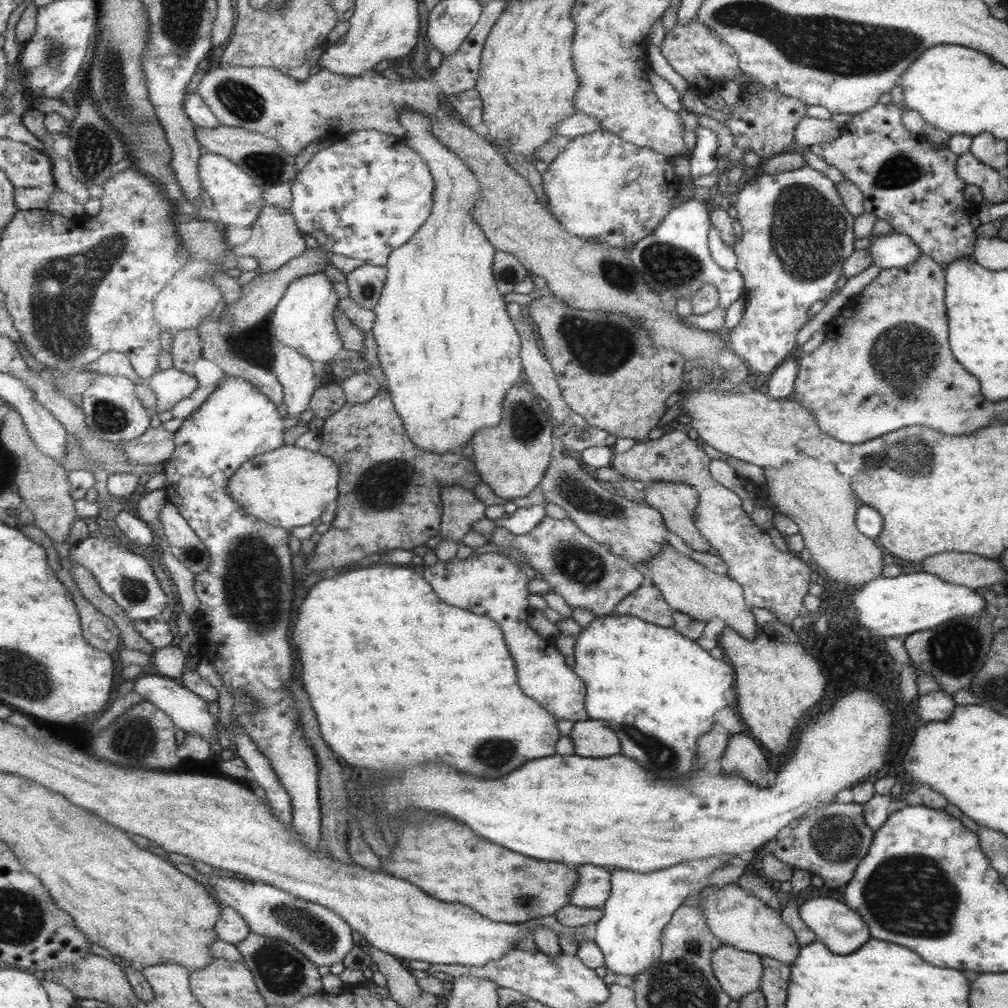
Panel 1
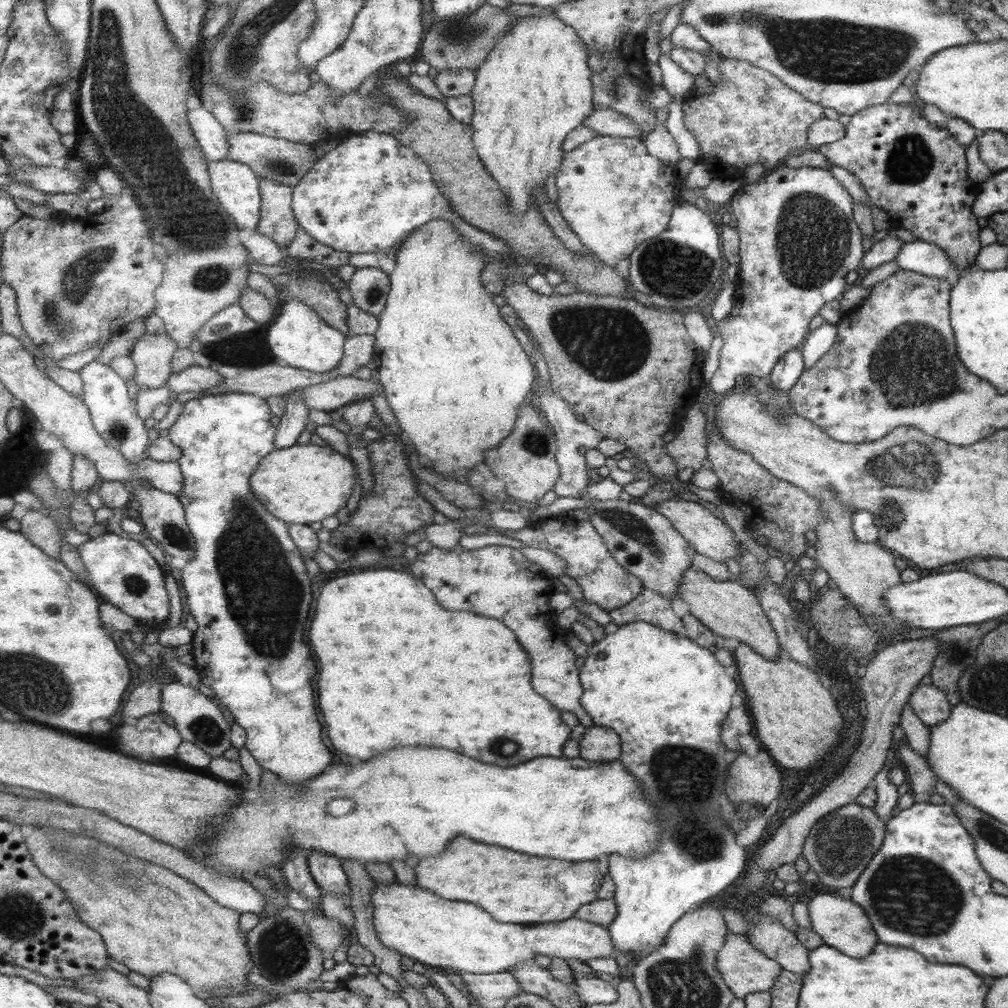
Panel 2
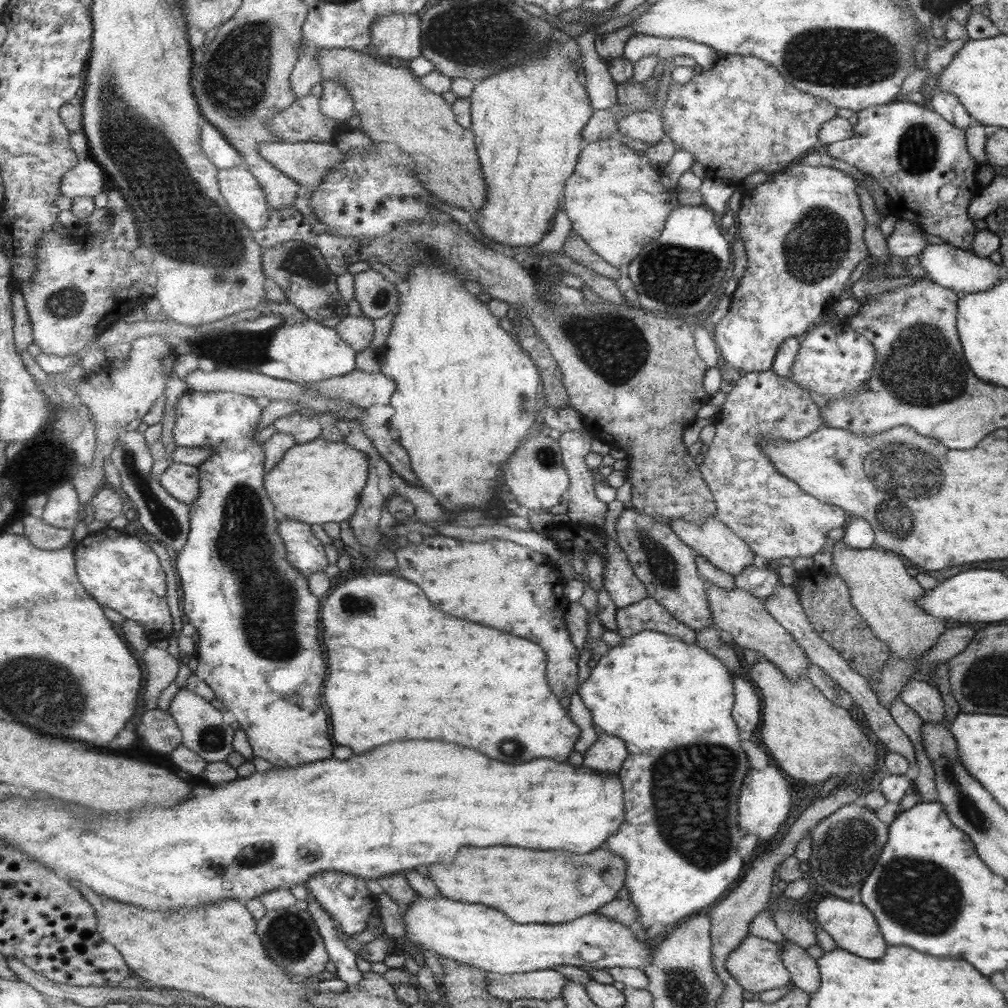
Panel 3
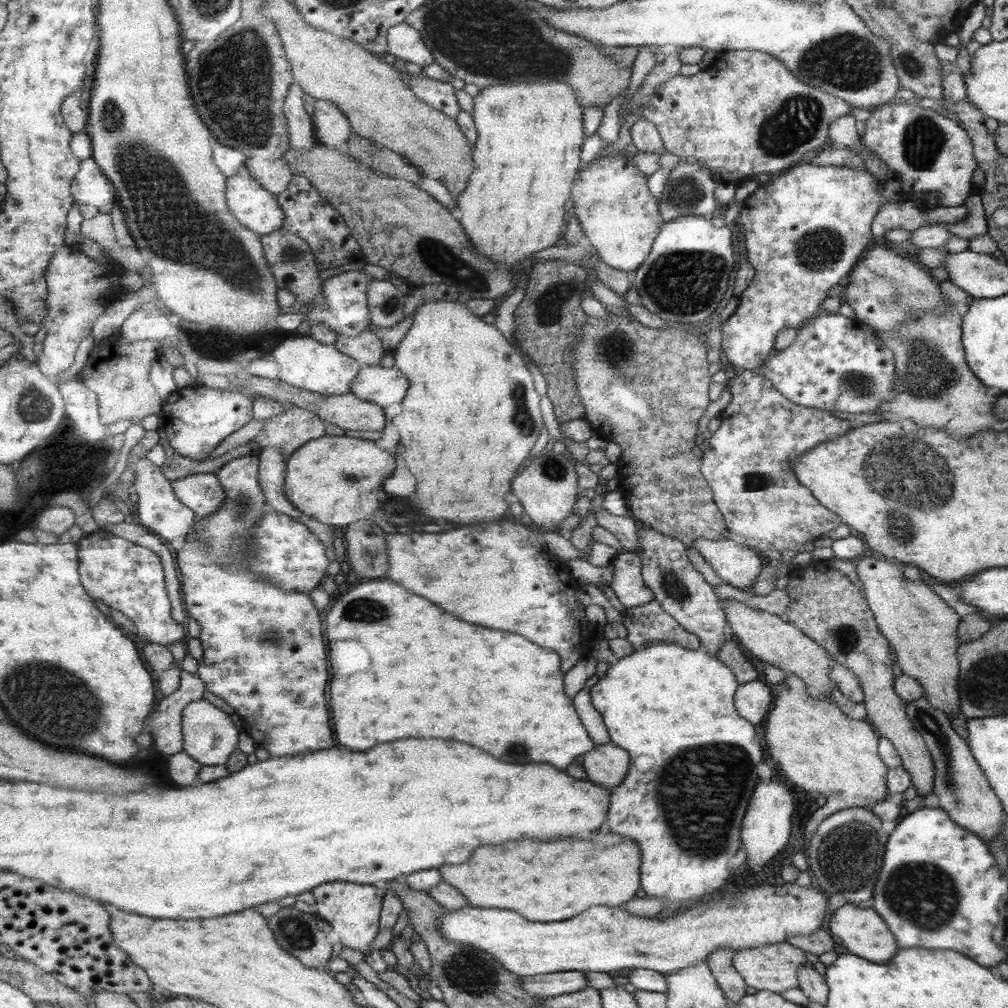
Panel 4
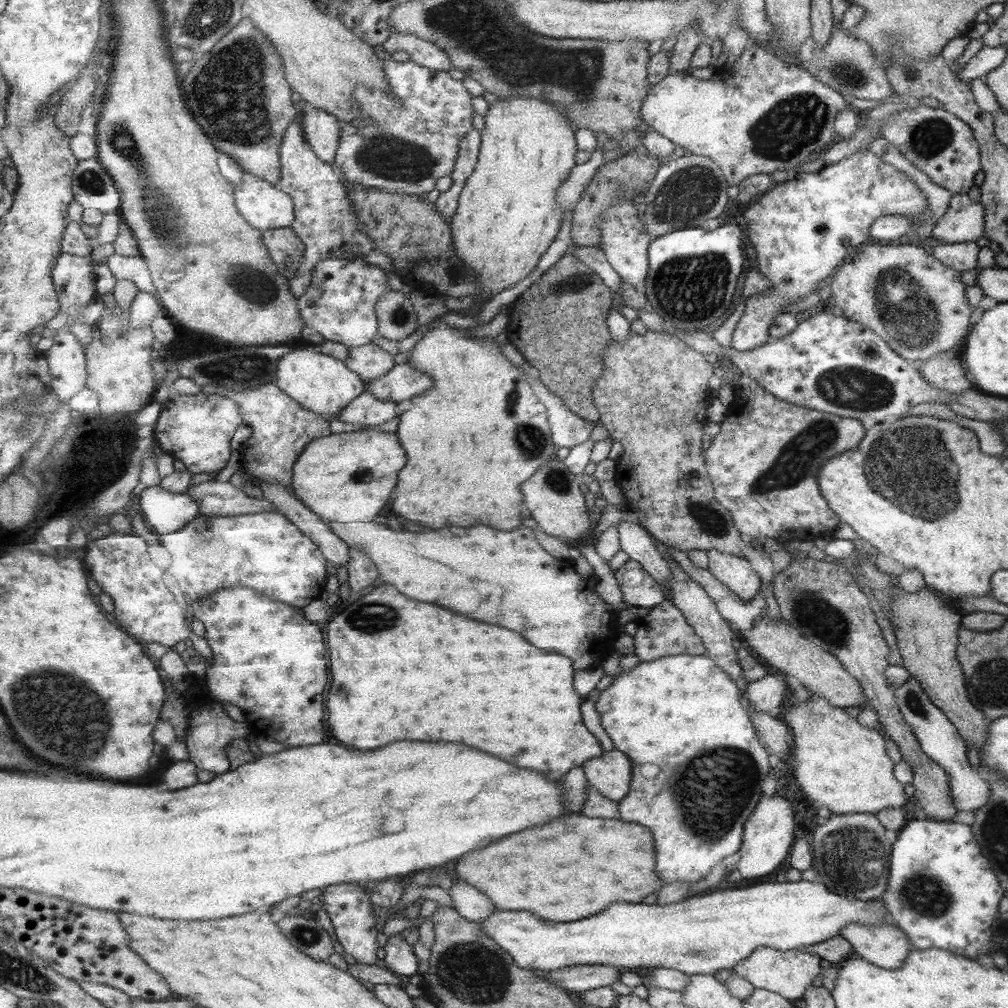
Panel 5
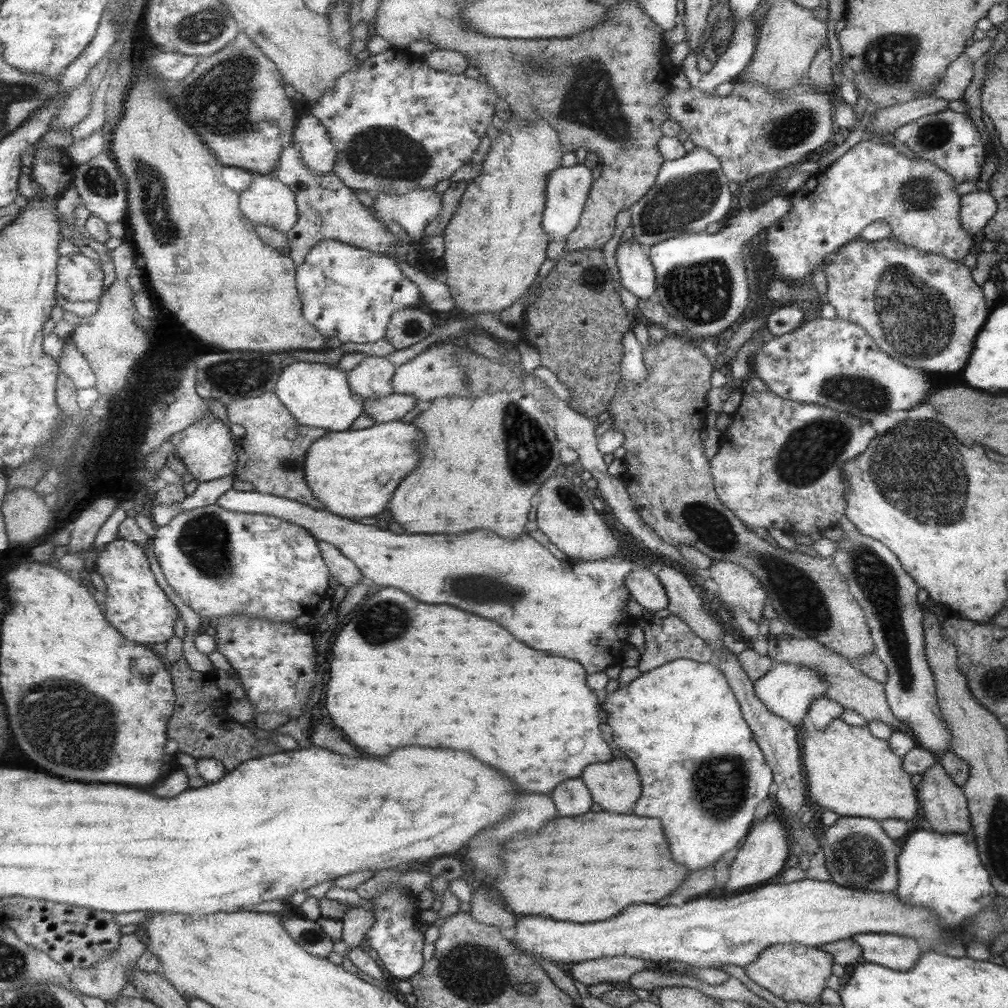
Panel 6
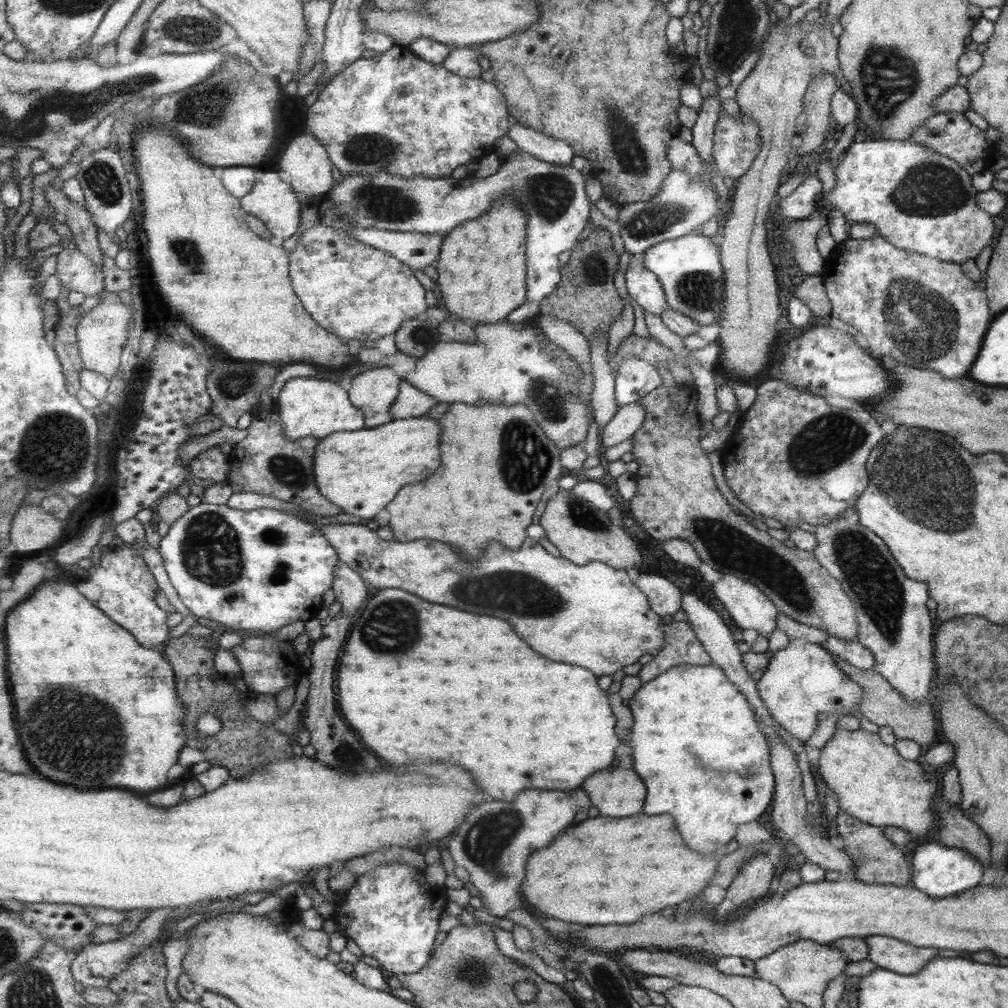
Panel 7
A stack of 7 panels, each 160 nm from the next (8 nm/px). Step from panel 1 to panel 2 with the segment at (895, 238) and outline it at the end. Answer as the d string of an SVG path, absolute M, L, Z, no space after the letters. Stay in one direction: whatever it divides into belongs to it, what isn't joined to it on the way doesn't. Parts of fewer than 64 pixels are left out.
M919 239L901 243L893 259L898 269L922 273L931 278L947 279L951 277L955 280L961 274L948 260L944 250L935 244Z

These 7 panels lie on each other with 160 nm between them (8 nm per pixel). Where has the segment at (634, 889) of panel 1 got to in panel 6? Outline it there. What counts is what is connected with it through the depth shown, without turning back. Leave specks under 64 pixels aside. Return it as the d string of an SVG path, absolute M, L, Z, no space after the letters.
M677 659L662 664L661 667L654 668L653 671L640 673L635 680L626 685L620 685L615 691L607 693L606 696L607 698L602 701L603 712L607 714L605 724L613 730L615 746L625 754L627 760L631 760L635 768L638 768L639 776L642 777L642 795L639 796L638 802L629 814L633 812L635 816L663 820L663 828L667 828L667 840L671 840L671 852L675 852L675 860L679 860L679 864L683 864L689 872L693 872L693 870L700 872L703 868L711 867L723 852L733 850L737 846L737 842L741 842L745 838L749 824L753 822L753 812L757 804L765 800L767 792L769 792L769 784L774 781L771 780L770 765L766 763L745 718L741 718L741 706L738 704L729 682L714 662L699 663L694 660Z

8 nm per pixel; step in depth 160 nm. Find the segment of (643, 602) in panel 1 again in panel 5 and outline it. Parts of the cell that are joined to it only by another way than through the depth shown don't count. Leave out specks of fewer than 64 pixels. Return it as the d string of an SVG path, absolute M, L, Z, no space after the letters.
M664 600L661 604L651 607L643 617L636 618L633 622L636 624L632 636L634 655L640 661L650 661L669 655L703 655L705 652L702 639L691 628L680 609L675 608L669 601Z

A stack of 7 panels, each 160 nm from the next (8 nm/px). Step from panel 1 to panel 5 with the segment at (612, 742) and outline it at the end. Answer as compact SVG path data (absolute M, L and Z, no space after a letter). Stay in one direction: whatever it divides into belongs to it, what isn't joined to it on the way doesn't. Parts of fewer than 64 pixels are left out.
M604 751L601 756L580 764L586 782L596 788L607 800L617 804L625 799L630 786L632 764L626 753Z

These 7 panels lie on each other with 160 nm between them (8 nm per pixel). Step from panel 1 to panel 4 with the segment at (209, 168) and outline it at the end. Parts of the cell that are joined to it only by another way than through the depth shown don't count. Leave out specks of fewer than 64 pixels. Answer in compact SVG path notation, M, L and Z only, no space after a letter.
M246 168L228 176L226 197L234 215L253 232L268 235L282 228L286 213L277 195L269 192Z

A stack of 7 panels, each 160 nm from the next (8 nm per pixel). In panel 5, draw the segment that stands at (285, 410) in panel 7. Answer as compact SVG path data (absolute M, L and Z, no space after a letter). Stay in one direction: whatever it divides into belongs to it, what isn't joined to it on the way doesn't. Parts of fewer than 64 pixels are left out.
M312 346L282 356L277 378L276 385L287 396L328 419L336 418L349 403L366 392L366 384L358 372L349 369L345 362L333 356L317 352Z

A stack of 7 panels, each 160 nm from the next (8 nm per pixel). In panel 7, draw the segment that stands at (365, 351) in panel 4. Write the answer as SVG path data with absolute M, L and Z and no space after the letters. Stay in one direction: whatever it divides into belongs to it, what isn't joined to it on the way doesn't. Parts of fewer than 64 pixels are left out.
M391 367L366 369L355 376L348 390L350 400L363 411L365 428L377 428L394 420L392 406L400 396L403 382Z

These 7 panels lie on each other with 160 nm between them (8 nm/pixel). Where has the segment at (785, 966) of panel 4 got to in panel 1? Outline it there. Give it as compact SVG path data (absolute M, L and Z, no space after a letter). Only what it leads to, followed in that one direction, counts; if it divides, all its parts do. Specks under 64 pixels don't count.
M723 945L713 952L711 967L722 991L730 996L731 1001L739 1001L760 988L763 968L758 953Z

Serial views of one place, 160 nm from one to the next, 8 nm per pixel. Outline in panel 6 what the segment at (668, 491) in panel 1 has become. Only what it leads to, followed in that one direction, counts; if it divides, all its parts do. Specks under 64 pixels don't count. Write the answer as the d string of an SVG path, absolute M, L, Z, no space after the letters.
M712 560L708 571L718 588L718 598L723 606L727 610L742 608L752 621L757 622L768 601L761 582L746 568L724 560Z

